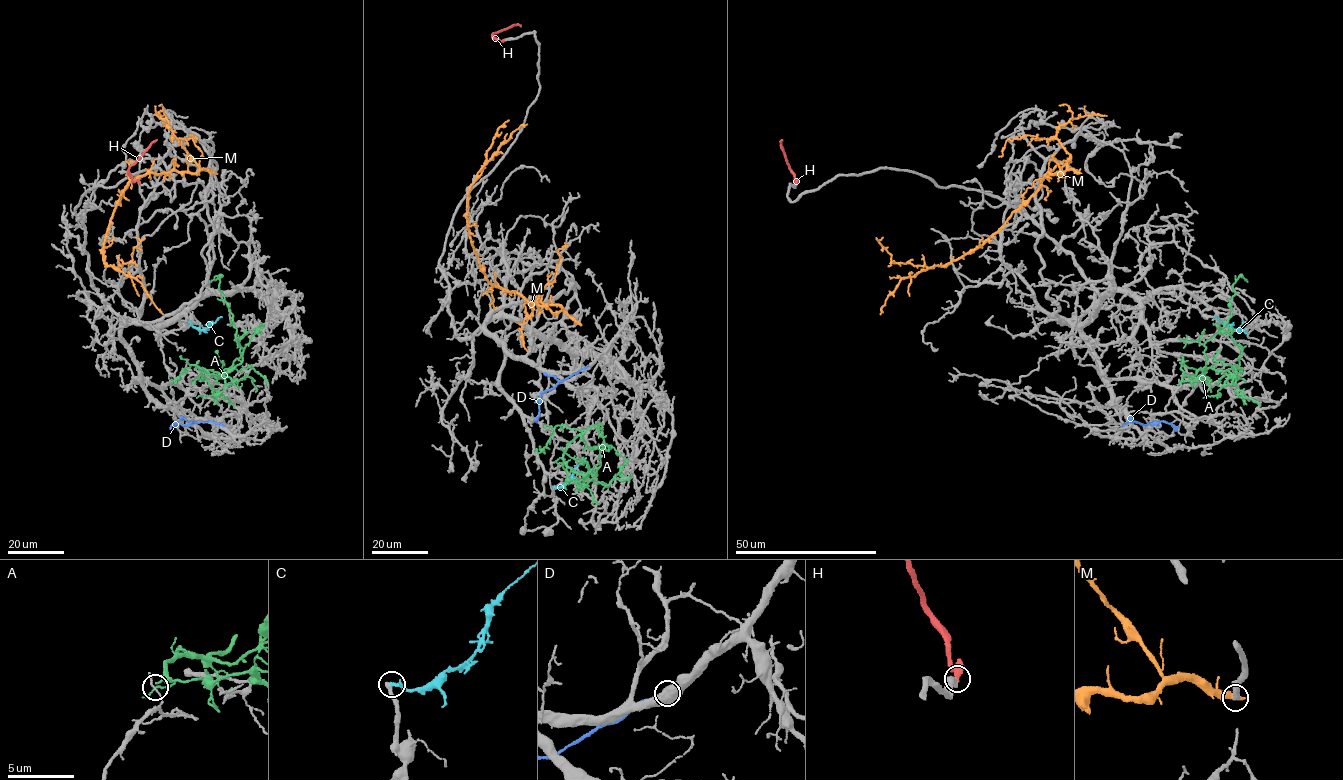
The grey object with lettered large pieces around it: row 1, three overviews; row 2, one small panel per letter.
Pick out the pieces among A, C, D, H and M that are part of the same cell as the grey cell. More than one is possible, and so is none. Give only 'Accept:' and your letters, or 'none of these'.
Accept: H

